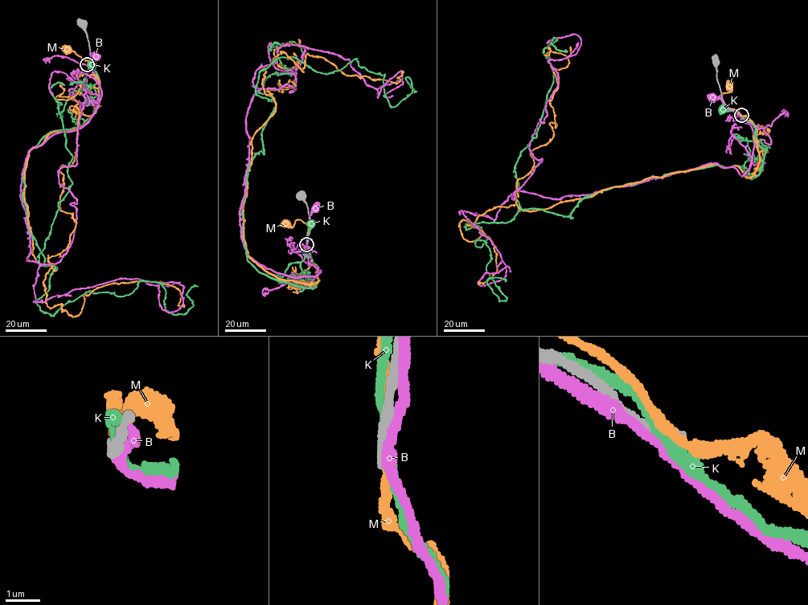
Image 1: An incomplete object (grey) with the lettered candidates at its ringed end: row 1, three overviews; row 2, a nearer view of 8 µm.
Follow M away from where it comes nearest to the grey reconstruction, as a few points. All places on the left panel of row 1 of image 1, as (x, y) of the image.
M: (88, 64), (88, 61), (66, 49)

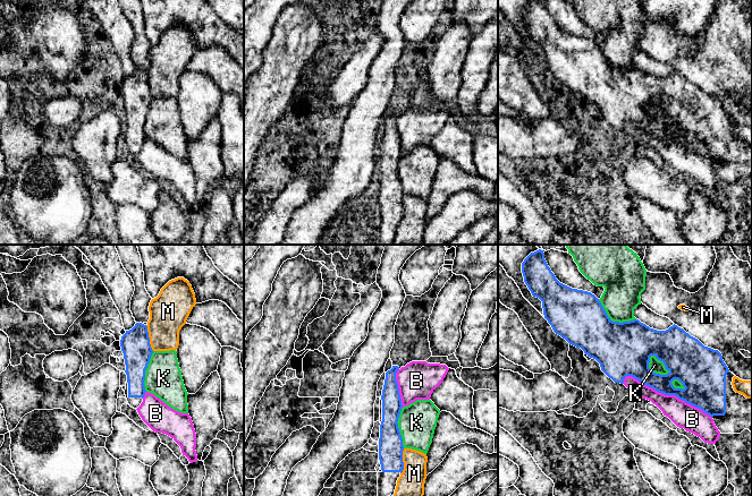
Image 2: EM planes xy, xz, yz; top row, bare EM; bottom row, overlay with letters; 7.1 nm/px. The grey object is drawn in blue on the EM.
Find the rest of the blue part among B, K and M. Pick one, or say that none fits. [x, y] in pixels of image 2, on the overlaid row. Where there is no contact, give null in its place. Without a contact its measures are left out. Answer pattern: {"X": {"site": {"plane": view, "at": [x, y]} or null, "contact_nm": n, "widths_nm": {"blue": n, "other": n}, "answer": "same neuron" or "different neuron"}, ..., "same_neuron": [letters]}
{"B": {"site": {"plane": "yz", "at": [667, 394]}, "contact_nm": 700, "widths_nm": {"blue": 240, "other": 180}, "answer": "different neuron"}, "K": {"site": {"plane": "yz", "at": [660, 360]}, "contact_nm": 190, "widths_nm": {"blue": 340, "other": 90}, "answer": "different neuron"}, "M": {"site": {"plane": "xy", "at": [149, 338]}, "contact_nm": 190, "widths_nm": {"blue": 200, "other": 280}, "answer": "different neuron"}, "same_neuron": []}

